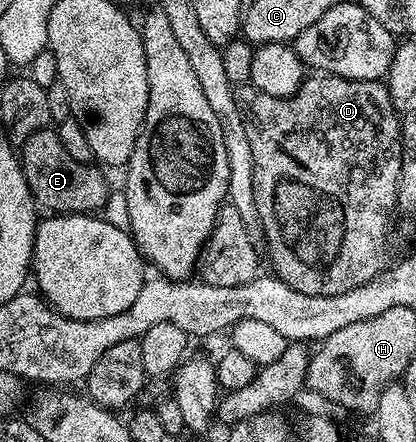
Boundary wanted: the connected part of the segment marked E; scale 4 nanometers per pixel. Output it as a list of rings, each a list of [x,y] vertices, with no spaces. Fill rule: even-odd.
[[[45,129],[30,133],[18,151],[20,168],[24,171],[26,181],[32,190],[37,208],[48,213],[65,215],[82,215],[99,212],[108,204],[110,186],[105,172],[91,171],[91,166],[74,161],[66,149],[62,149],[62,141],[58,141],[55,130]]]

